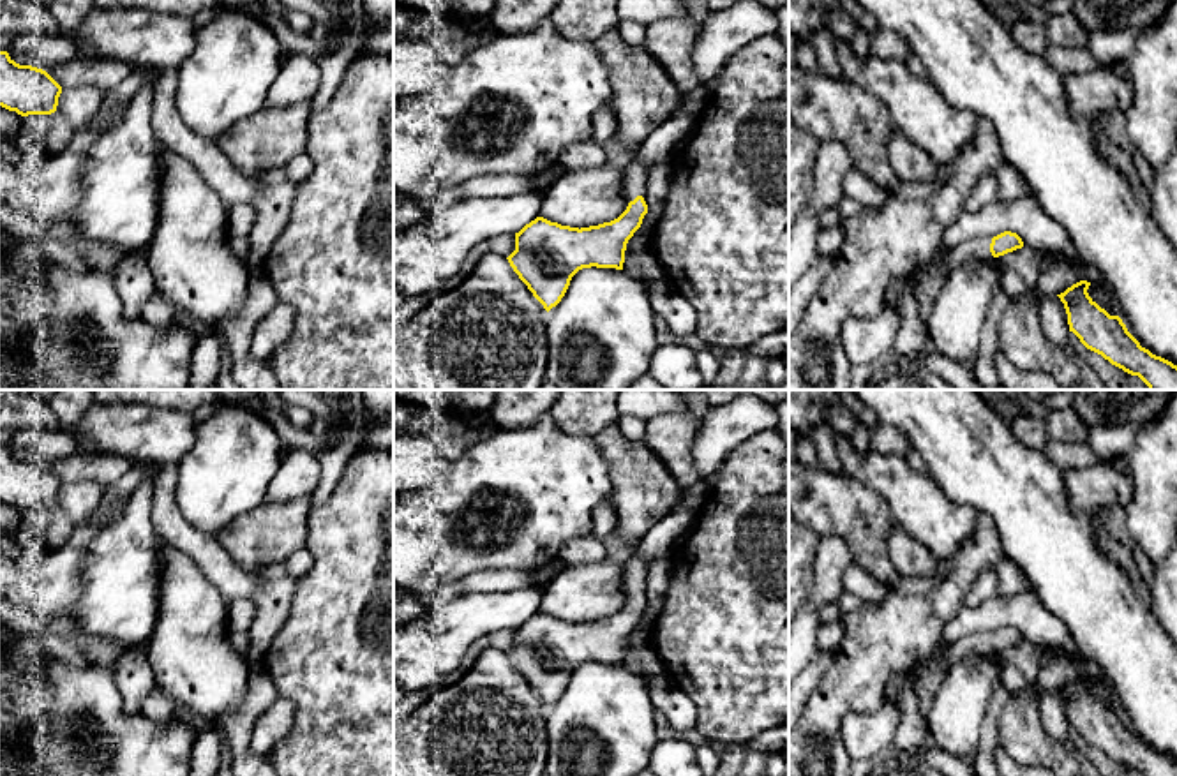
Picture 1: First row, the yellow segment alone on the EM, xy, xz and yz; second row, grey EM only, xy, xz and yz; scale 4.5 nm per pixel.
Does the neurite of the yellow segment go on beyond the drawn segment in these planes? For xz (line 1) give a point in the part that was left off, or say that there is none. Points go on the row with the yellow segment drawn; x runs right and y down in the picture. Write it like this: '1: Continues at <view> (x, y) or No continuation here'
1: Continues at xz (636, 175)

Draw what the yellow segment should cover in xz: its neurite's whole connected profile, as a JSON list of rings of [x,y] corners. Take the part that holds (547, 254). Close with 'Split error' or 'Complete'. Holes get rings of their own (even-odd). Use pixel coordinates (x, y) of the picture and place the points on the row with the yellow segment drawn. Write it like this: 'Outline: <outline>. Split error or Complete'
Outline: [[[632,160],[623,185],[628,206],[611,222],[579,229],[536,217],[515,233],[515,250],[506,259],[547,312],[561,302],[579,270],[623,270],[626,243],[648,213],[648,169]]]. Split error

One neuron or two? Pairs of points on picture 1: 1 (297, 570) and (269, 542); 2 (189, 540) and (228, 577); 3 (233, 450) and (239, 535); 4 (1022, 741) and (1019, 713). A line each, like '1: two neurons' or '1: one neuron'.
1: two neurons
2: one neuron
3: two neurons
4: one neuron

